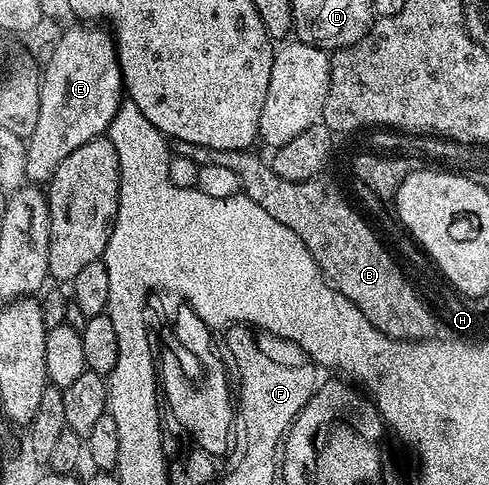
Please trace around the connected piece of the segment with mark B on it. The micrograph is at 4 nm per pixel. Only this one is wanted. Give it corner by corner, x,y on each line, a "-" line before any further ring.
182,140
172,141
171,148
176,155
178,152
183,159
194,160
194,165
227,166
227,170
234,171
239,177
244,195
249,196
251,202
263,206
263,210
267,210
267,214
271,214
271,218
275,218
275,222
283,222
283,226
287,226
287,230
295,230
295,234
299,234
303,246
307,246
311,258
315,258
325,279
333,287
338,288
351,302
355,302
355,306
359,306
359,310
363,310
367,322
374,324
383,334
425,336
426,333
433,330
433,320
430,319
429,312
414,299
413,292
406,287
405,281
398,275
397,268
393,267
389,257
385,256
381,247
378,247
377,240
374,239
374,225
369,225
353,209
352,202
331,181
325,180
326,178
318,178
303,182
287,182
287,178
279,178
279,174
275,174
273,165
268,159
260,160
255,154
256,151
253,150
244,152
215,150
211,146
199,146

